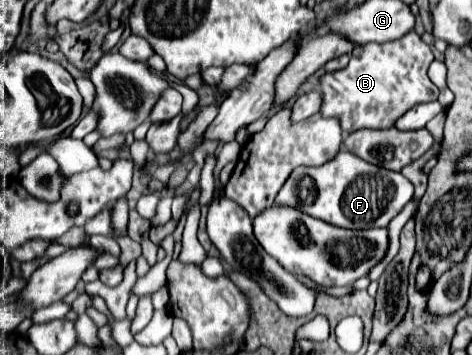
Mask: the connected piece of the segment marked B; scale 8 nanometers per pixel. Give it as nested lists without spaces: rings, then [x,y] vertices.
[[[410,31],[408,35],[404,35],[398,41],[390,41],[390,43],[382,43],[382,45],[378,45],[378,43],[356,45],[356,49],[352,51],[350,63],[344,69],[334,71],[334,73],[324,73],[320,77],[320,91],[322,91],[320,113],[324,117],[336,117],[342,125],[342,131],[346,131],[346,133],[366,129],[366,127],[370,127],[370,129],[394,127],[394,121],[398,121],[414,105],[438,99],[440,89],[426,75],[432,59],[434,59],[434,55],[432,55],[430,47],[420,39],[420,35],[416,31]]]

